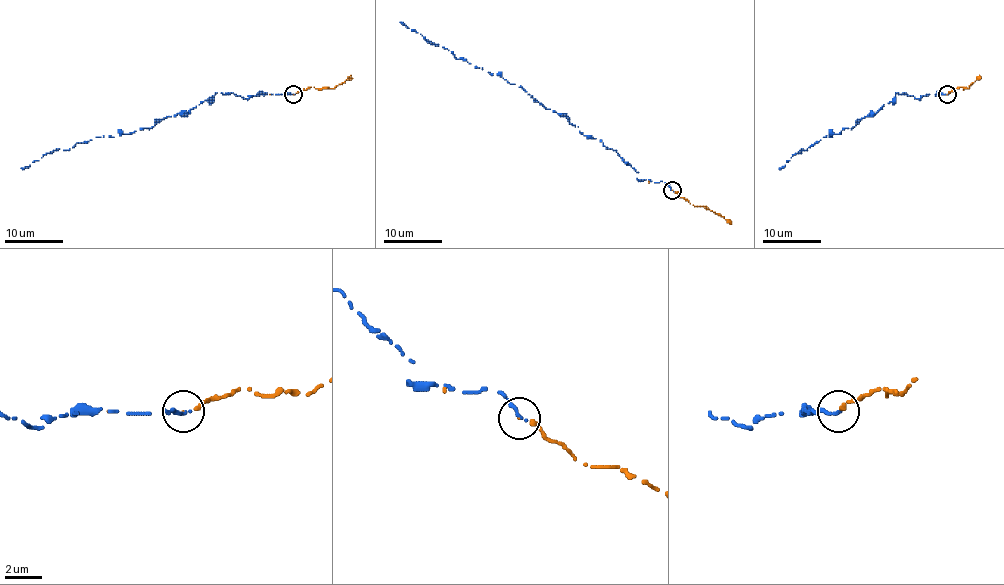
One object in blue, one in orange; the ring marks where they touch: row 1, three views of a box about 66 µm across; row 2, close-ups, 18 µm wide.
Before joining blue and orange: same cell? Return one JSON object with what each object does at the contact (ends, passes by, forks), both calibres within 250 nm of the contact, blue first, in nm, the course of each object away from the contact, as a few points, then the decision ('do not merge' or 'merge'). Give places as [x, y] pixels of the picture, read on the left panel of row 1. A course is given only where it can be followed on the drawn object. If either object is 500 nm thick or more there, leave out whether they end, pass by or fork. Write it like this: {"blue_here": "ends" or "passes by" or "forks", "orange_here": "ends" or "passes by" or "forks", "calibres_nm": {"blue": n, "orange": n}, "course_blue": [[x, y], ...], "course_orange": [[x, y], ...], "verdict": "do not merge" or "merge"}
{"blue_here": "ends", "orange_here": "ends", "calibres_nm": {"blue": 190, "orange": 170}, "course_blue": [[293, 94], [249, 99], [217, 93], [187, 113], [166, 116], [150, 128], [56, 149], [21, 168]], "course_orange": [[293, 94], [311, 87], [333, 88], [352, 78]], "verdict": "merge"}

